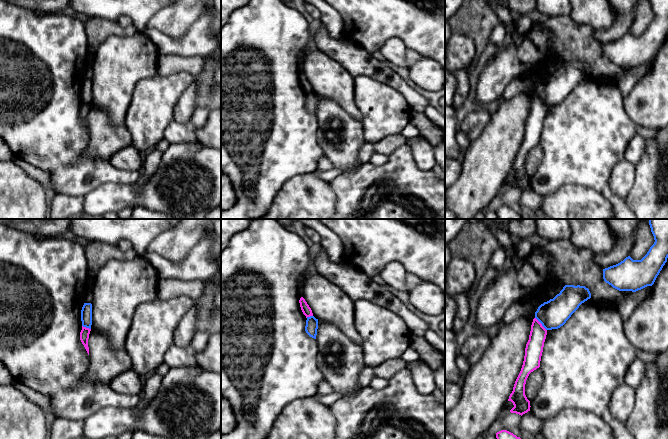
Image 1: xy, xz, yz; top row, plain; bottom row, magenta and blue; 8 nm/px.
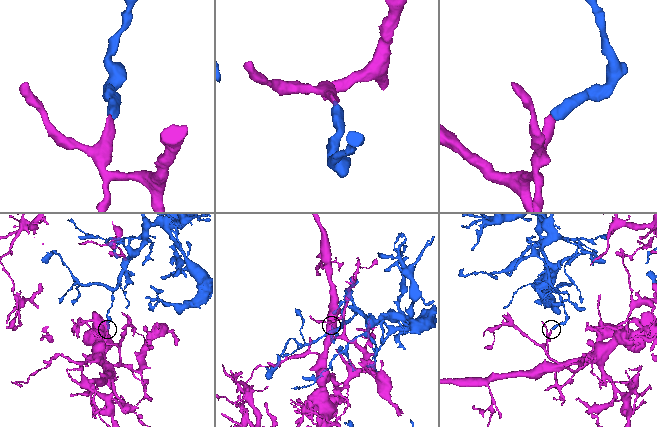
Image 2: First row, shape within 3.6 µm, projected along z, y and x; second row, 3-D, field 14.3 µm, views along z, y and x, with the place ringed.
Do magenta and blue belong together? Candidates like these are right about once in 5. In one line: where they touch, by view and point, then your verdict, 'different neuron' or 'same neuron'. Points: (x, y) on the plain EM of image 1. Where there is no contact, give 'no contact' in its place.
yz (541, 100) | different neuron

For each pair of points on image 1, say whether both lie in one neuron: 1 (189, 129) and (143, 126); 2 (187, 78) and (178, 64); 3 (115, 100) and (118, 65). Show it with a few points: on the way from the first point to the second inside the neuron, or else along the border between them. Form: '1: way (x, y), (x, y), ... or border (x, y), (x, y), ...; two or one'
1: border (173, 120), (165, 129), (163, 137); two
2: border (159, 74), (173, 75), (187, 71), (193, 75); two
3: way (115, 91), (115, 74); one

